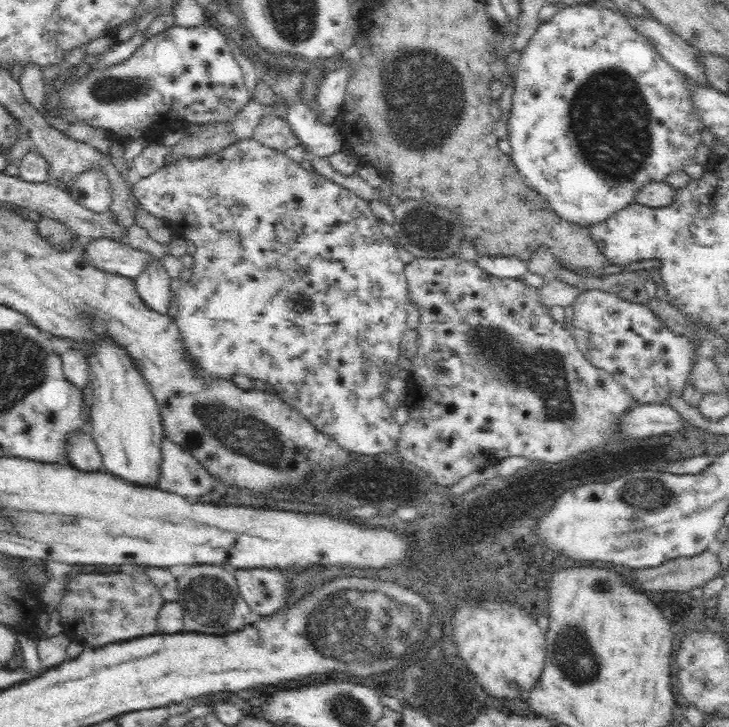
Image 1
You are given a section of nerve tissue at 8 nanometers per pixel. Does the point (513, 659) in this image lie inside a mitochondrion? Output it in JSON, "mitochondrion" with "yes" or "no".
{"mitochondrion":"no"}

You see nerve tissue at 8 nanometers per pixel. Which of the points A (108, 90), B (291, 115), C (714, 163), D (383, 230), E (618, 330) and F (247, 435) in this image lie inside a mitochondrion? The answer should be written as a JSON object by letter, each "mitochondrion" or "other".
{"A":"mitochondrion","B":"other","C":"other","D":"other","E":"other","F":"mitochondrion"}

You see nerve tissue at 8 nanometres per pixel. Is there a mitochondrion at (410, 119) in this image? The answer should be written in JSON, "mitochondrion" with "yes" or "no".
{"mitochondrion":"yes"}

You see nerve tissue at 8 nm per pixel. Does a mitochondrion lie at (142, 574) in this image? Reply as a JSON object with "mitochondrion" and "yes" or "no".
{"mitochondrion":"no"}

